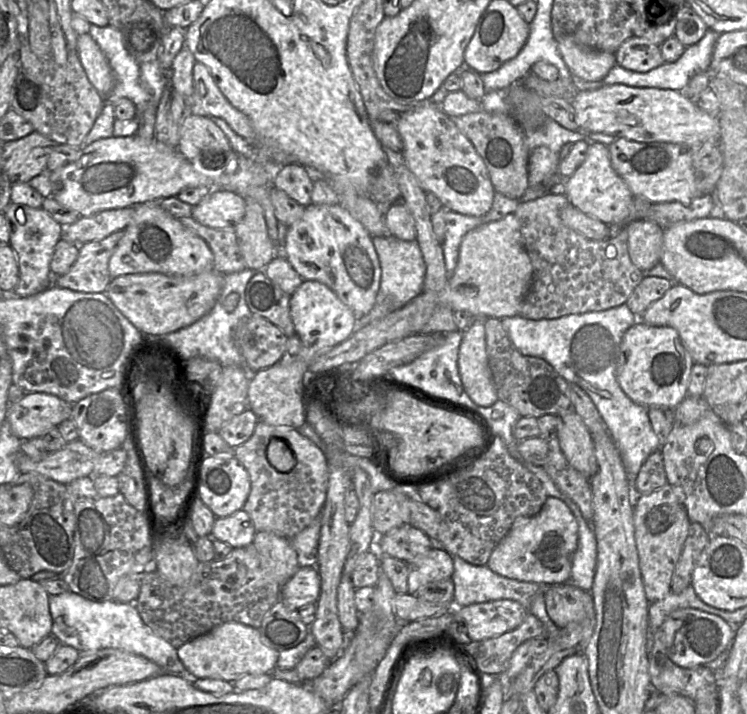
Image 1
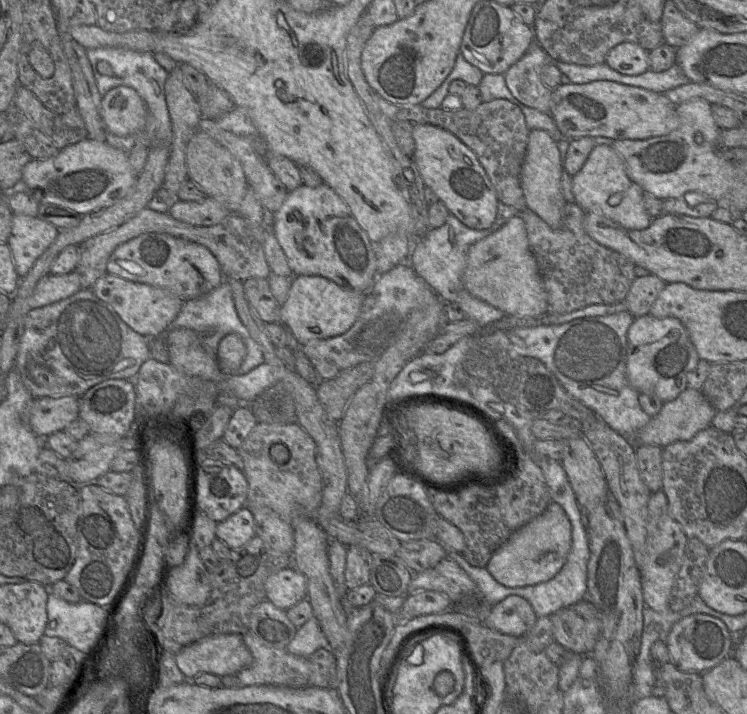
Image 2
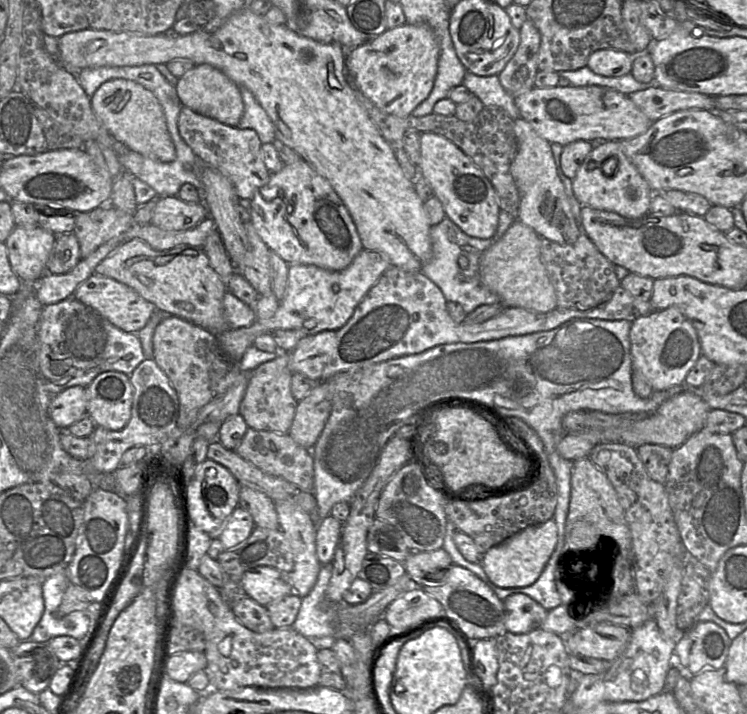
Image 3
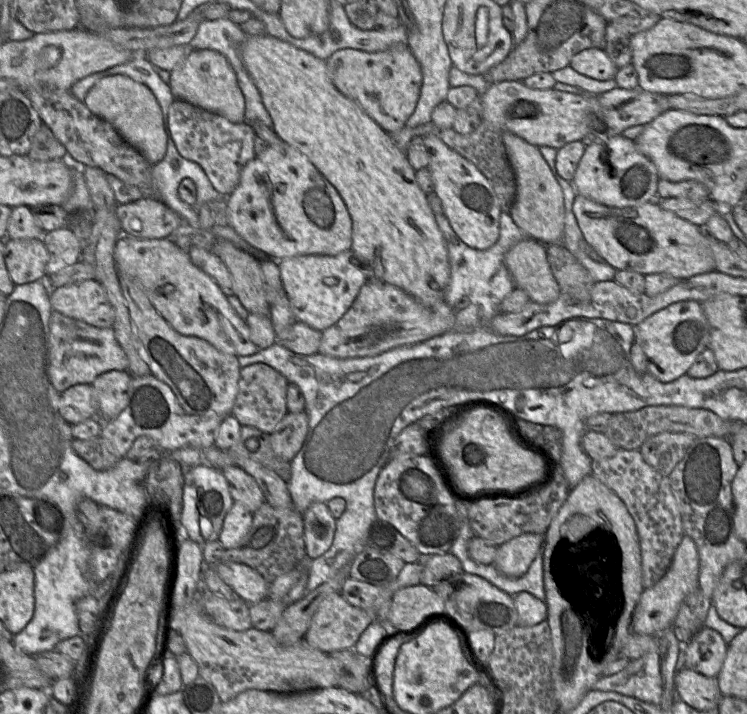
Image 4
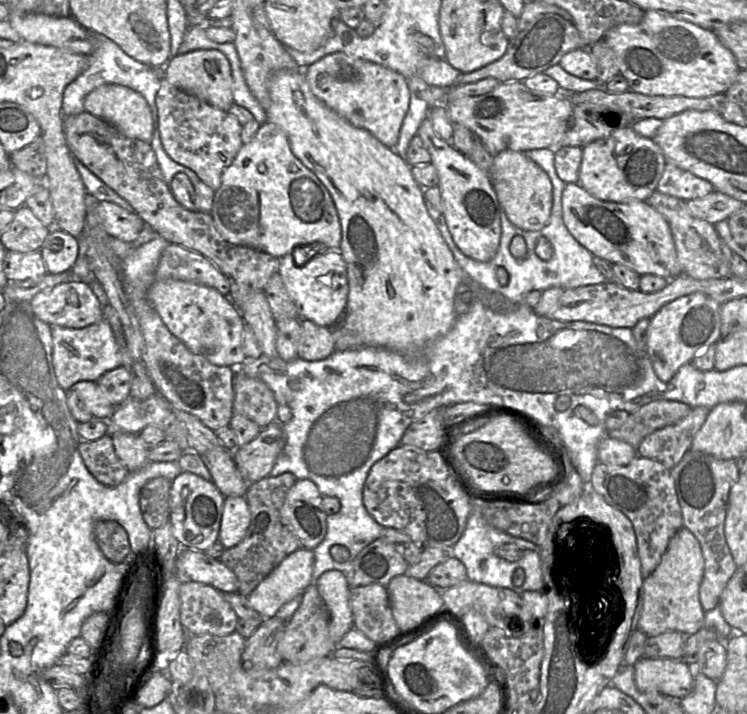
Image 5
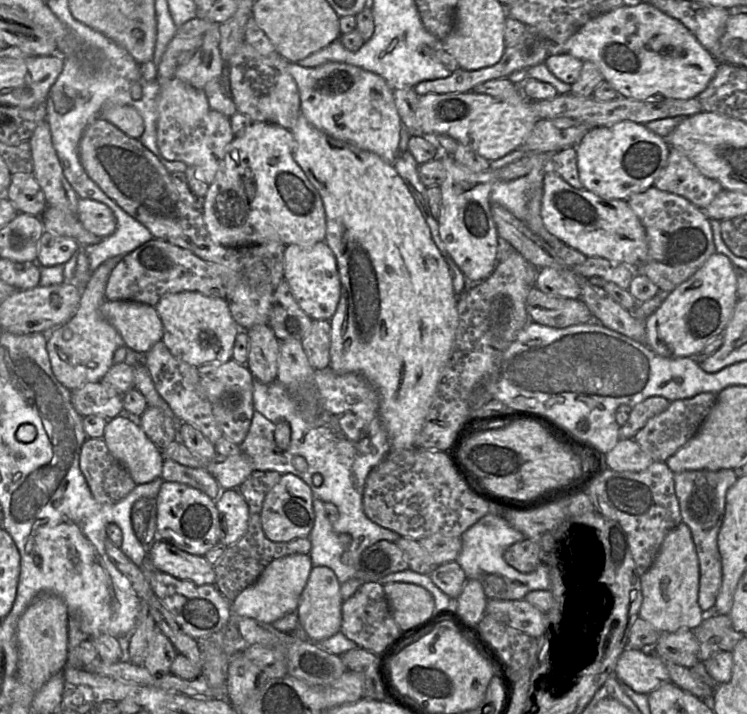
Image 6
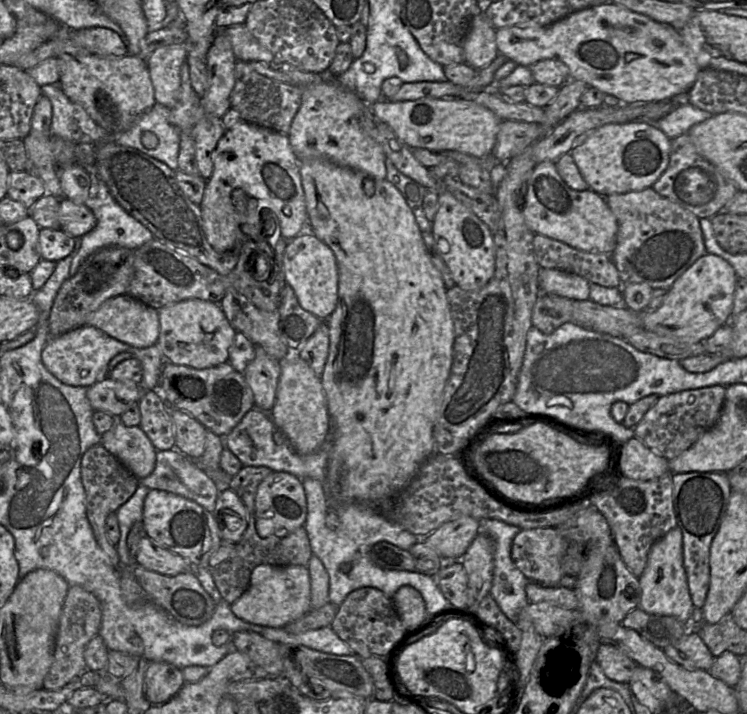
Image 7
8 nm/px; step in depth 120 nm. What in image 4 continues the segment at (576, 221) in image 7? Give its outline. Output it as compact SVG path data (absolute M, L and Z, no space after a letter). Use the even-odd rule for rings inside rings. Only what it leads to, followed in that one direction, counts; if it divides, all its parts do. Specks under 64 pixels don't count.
M577 194L572 210L586 242L616 270L644 276L667 274L679 280L715 271L712 253L715 238L703 227L662 209L656 200L640 206L614 208Z

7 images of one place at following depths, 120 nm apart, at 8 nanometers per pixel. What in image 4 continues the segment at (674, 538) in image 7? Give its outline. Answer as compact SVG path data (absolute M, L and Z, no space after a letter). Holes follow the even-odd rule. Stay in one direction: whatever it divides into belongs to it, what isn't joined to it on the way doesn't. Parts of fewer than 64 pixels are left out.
M684 535L676 549L672 563L663 578L654 586L644 589L636 613L632 619L633 633L642 635L657 635L668 627L673 628L673 622L684 599L696 588L699 581L699 555L692 538Z

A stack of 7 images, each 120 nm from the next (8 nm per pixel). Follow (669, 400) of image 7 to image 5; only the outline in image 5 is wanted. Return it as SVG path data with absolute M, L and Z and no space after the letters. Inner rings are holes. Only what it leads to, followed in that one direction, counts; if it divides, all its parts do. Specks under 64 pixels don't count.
M704 406L691 408L688 415L677 423L647 435L637 447L638 455L656 460L669 470L673 469L690 449L709 411Z

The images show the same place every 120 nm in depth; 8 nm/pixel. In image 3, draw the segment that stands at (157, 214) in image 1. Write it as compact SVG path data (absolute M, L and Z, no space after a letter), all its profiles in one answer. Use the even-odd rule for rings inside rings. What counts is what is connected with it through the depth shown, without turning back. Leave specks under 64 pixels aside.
M131 239L104 258L96 266L94 274L127 285L151 302L157 310L190 321L216 335L228 329L223 309L226 286L199 247L180 245L157 250L143 240Z

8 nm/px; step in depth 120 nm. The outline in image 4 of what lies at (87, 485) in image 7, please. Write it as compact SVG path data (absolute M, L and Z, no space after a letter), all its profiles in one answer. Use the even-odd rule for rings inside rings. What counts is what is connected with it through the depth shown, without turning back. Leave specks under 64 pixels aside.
M101 436L89 440L73 439L72 448L80 458L97 471L109 470L121 459L117 457L112 445Z

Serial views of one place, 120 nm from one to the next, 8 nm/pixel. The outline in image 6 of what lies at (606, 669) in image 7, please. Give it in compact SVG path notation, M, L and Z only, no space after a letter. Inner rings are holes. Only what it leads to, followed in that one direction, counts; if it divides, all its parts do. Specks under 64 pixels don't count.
M626 648L619 656L614 675L634 691L648 694L666 682L670 682L664 661L652 649Z

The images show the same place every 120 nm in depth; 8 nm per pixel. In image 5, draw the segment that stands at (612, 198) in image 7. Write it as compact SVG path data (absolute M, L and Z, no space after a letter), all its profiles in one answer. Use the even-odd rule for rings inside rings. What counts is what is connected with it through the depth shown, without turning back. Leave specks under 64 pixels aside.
M655 191L646 202L658 211L668 222L675 243L678 262L682 267L681 275L697 280L726 278L731 275L730 263L721 250L721 238L714 224L694 217L687 202L667 194Z

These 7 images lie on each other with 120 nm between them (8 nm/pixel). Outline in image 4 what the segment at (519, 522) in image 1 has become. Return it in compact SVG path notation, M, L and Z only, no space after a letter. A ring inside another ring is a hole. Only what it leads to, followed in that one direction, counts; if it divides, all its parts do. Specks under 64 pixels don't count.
M522 534L497 546L493 565L507 577L521 577L543 545L544 534Z

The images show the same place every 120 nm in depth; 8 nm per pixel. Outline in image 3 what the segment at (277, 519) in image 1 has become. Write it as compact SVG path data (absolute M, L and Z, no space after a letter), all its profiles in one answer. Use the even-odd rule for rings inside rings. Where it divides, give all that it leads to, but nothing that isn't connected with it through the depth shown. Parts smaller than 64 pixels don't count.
M248 428L234 451L261 471L272 476L281 477L296 485L302 491L313 491L314 469L311 449L298 445L288 433L278 434Z

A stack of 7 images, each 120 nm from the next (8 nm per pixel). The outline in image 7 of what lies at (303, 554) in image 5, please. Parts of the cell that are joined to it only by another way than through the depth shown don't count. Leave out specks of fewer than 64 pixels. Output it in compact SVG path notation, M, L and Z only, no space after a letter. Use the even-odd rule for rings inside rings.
M258 565L252 570L249 587L230 605L230 610L237 618L248 623L284 628L311 610L310 596L307 566Z

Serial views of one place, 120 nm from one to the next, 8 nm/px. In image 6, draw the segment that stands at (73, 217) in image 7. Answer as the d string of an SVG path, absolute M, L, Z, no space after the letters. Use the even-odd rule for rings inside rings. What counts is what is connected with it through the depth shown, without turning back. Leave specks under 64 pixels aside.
M80 198L76 216L85 230L101 238L113 234L116 230L113 212L108 206L98 201Z

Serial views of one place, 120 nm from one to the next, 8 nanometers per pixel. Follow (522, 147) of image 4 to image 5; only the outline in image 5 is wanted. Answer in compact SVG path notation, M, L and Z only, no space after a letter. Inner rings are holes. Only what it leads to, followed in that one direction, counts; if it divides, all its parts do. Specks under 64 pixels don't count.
M506 150L496 155L488 176L500 207L513 225L525 231L539 231L547 225L553 205L552 183L547 173L524 152Z

